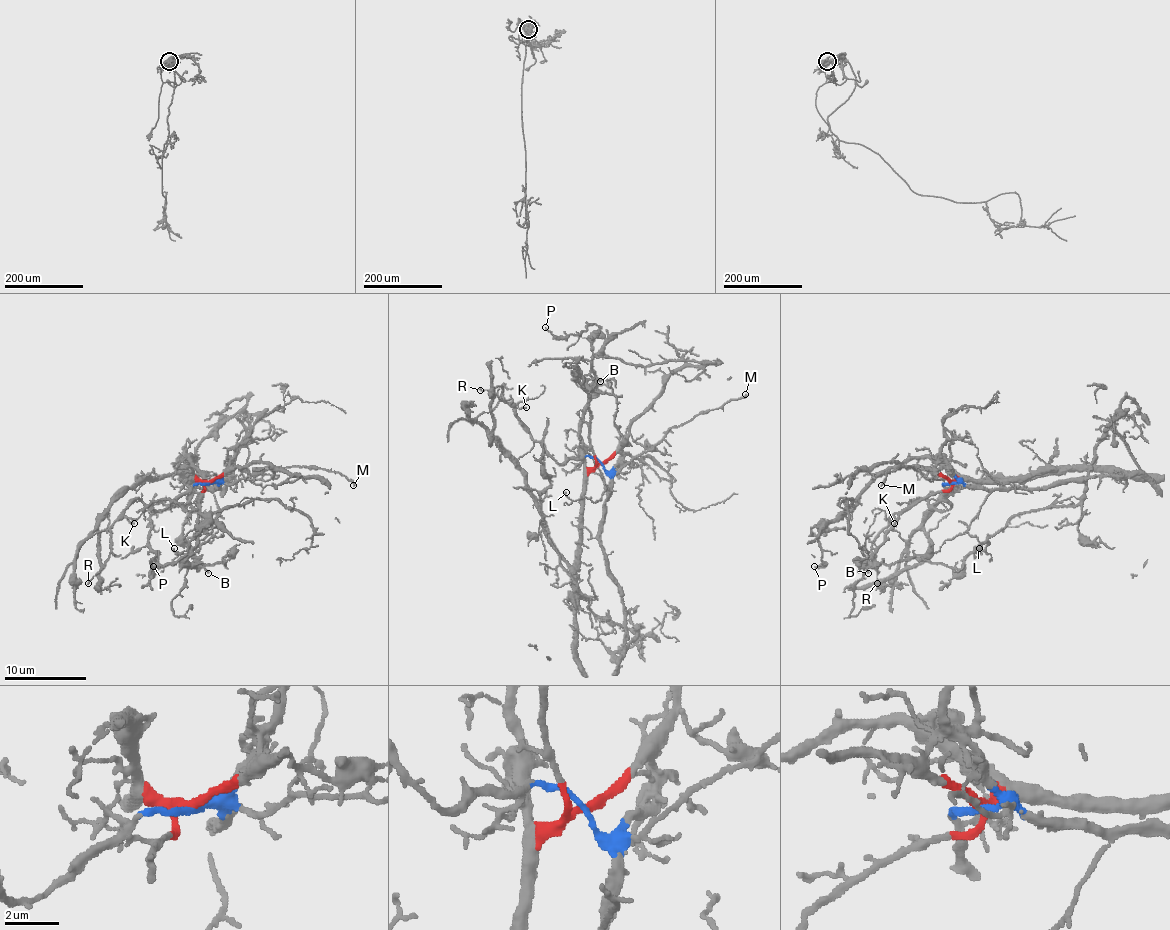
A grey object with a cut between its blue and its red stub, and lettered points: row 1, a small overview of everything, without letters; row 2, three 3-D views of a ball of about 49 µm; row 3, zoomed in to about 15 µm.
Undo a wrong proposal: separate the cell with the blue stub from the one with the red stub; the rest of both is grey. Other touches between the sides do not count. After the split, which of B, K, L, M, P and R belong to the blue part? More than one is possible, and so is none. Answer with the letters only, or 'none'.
K, L, M, R

